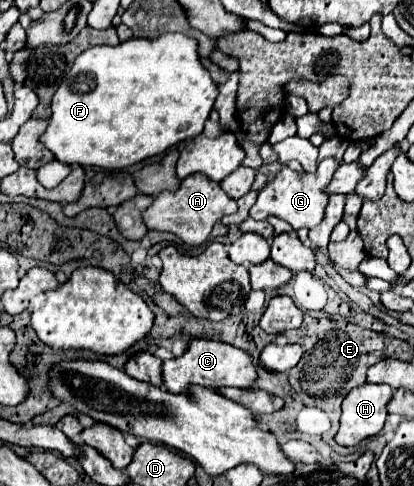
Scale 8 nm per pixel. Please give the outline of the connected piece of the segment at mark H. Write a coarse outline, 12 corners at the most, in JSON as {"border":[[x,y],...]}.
{"border":[[364,383],[342,403],[338,445],[384,427],[390,385]]}

